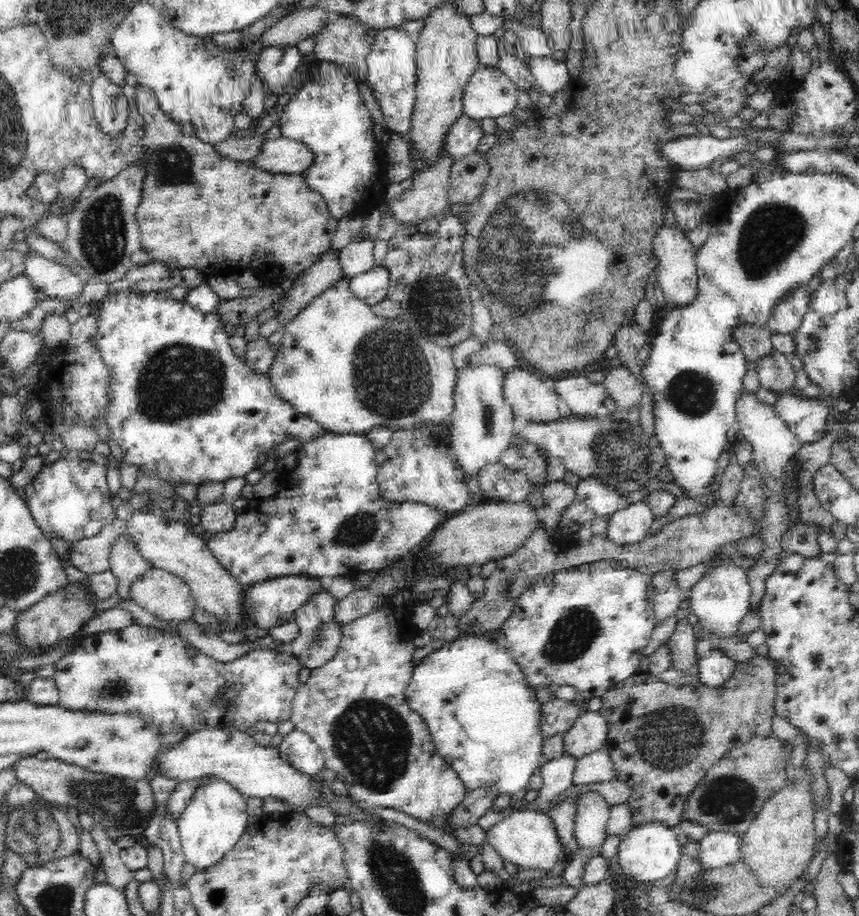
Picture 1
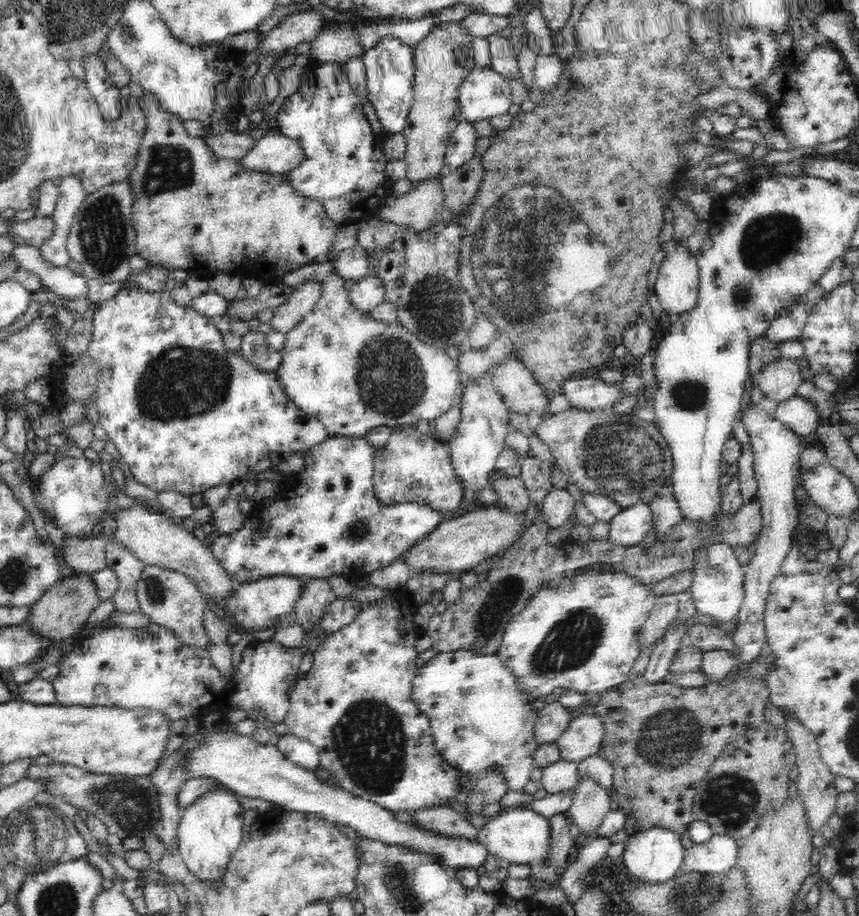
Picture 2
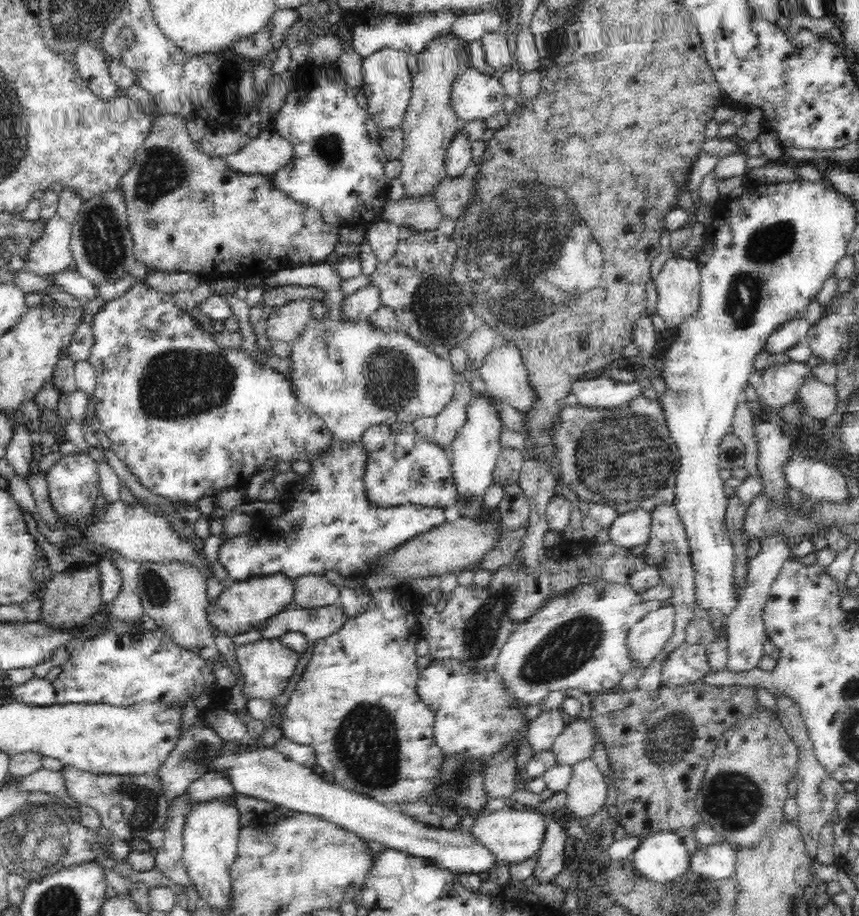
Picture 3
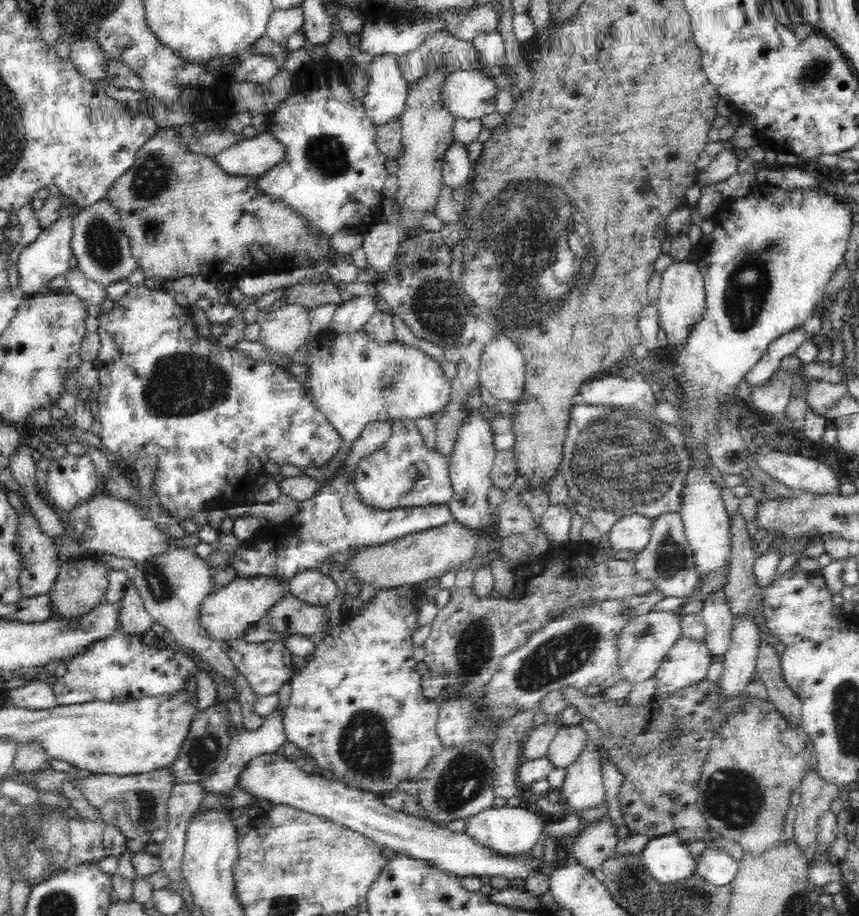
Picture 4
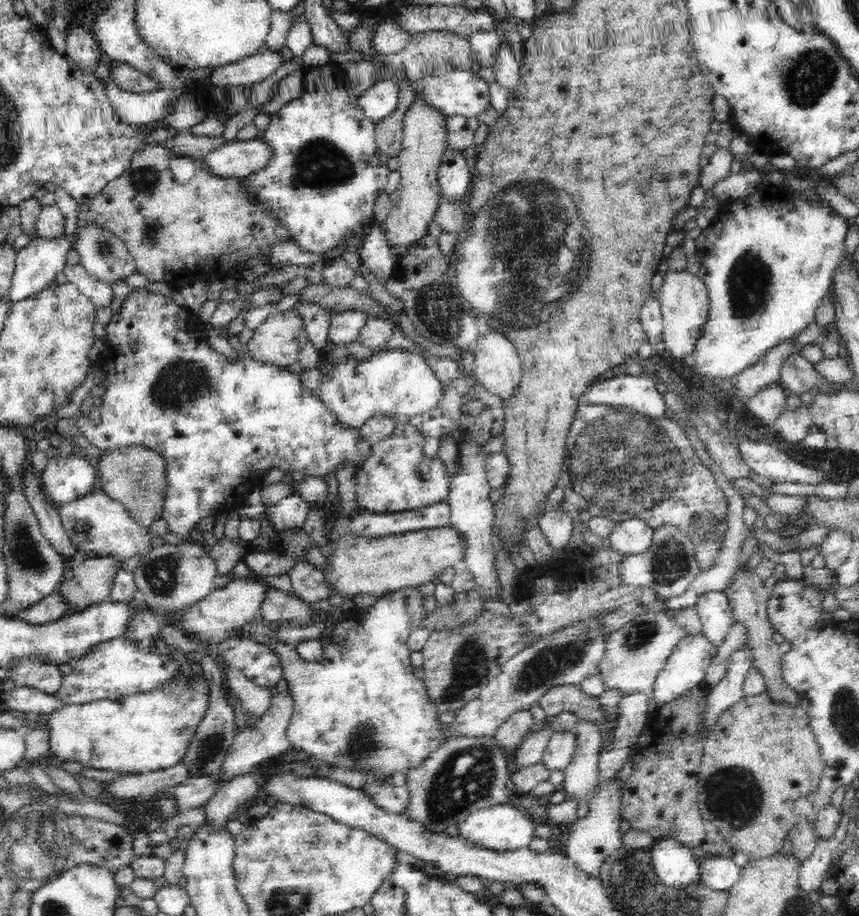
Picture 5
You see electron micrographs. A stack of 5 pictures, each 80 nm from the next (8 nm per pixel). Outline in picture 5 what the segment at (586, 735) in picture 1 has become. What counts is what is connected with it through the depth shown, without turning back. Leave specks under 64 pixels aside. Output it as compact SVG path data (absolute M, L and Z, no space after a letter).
M556 731L549 738L541 762L551 772L556 770L565 771L576 753L576 744L578 744L578 737L576 737L574 731Z

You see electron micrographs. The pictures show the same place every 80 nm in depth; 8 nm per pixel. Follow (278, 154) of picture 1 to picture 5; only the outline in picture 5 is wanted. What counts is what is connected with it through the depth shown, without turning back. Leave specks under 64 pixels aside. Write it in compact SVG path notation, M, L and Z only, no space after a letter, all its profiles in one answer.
M262 137L224 143L200 158L201 164L208 168L213 176L242 179L254 174L269 160L272 149Z

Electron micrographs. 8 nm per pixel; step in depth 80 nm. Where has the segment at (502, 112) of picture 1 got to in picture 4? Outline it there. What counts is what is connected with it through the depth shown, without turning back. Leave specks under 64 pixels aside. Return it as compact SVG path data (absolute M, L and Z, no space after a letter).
M458 70L446 76L439 87L439 104L454 118L474 120L496 111L498 87L481 70Z

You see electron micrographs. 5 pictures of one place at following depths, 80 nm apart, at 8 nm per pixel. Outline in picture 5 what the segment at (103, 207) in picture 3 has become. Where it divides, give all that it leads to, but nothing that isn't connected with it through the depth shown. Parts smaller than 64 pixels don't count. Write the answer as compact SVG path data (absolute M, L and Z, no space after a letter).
M84 225L77 229L74 248L80 254L80 264L106 283L116 283L137 272L124 241L100 225Z

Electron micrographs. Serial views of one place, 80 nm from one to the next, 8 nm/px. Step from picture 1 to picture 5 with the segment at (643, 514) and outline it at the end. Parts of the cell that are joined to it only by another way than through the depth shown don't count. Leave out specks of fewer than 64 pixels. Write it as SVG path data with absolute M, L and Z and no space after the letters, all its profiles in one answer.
M629 518L618 522L610 533L610 548L627 557L646 552L651 547L653 532L646 521L640 518Z

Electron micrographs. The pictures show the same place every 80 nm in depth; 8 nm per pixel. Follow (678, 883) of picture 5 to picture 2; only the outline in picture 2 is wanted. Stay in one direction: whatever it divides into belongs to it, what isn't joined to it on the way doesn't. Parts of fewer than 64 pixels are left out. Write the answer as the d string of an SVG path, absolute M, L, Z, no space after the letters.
M650 829L626 838L621 856L628 874L642 882L663 883L672 880L682 868L685 849L680 835L672 830Z

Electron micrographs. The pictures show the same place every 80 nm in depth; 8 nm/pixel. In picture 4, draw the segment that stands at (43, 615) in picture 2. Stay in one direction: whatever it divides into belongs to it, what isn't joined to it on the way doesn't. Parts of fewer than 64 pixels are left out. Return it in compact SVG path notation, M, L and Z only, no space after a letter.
M94 557L73 558L60 565L59 576L56 577L55 584L48 592L53 614L58 619L77 618L80 615L88 614L89 610L104 602L109 574L110 566L106 565L106 561Z

